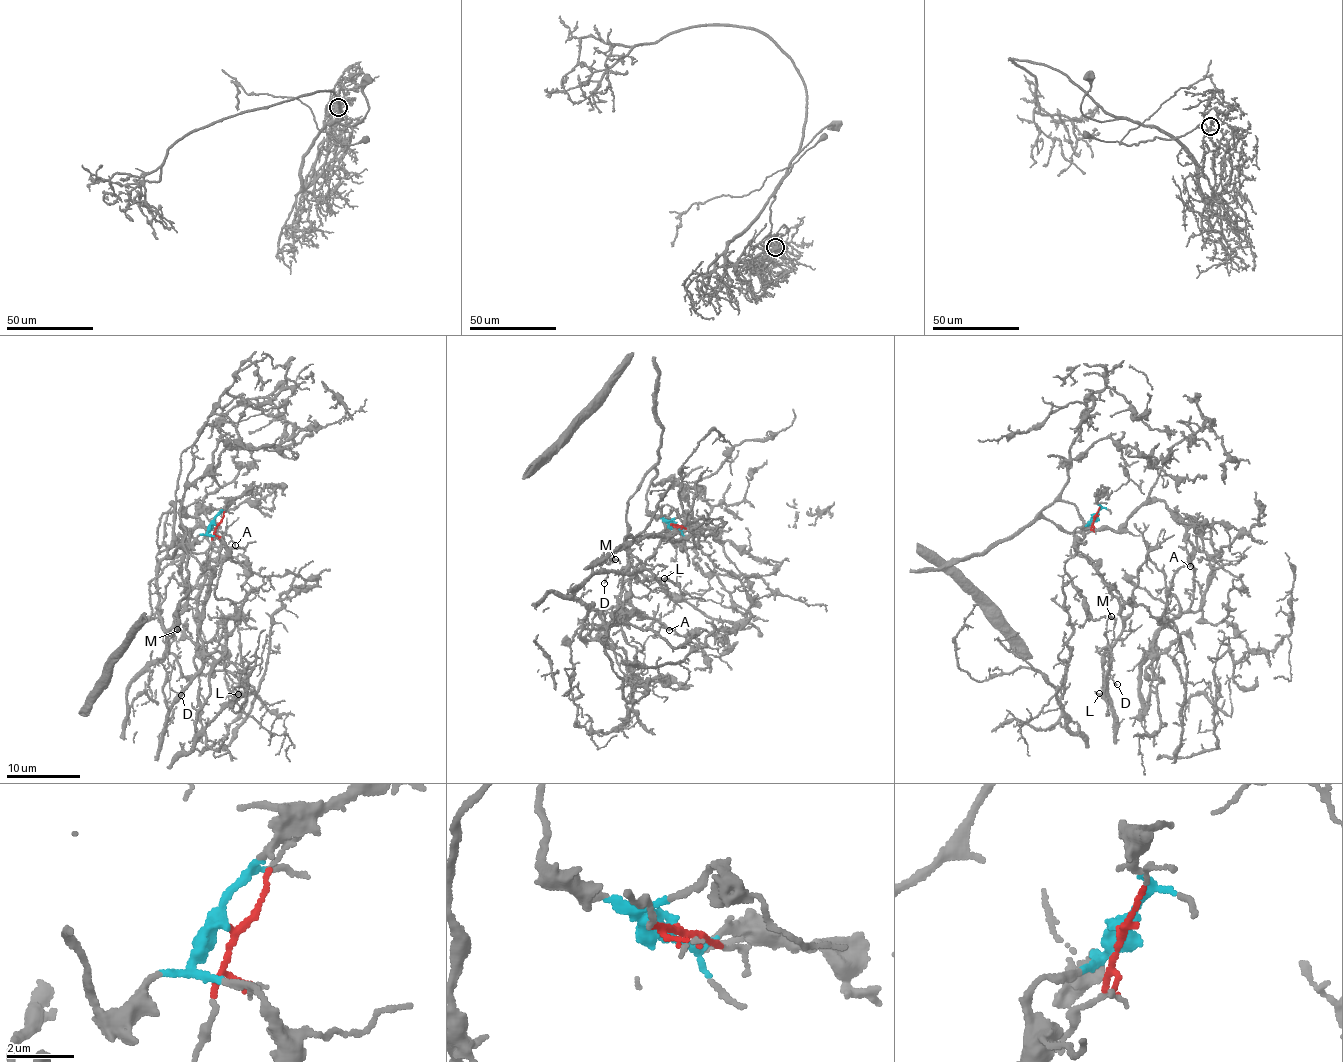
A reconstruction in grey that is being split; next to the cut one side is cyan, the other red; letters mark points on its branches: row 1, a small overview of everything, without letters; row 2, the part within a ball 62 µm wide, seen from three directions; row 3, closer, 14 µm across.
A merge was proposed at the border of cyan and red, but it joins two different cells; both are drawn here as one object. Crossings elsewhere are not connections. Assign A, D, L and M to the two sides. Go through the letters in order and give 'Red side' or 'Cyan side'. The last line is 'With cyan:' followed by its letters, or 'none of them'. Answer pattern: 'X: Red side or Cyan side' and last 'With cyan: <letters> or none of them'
A: Cyan side
D: Red side
L: Red side
M: Red side
With cyan: A

